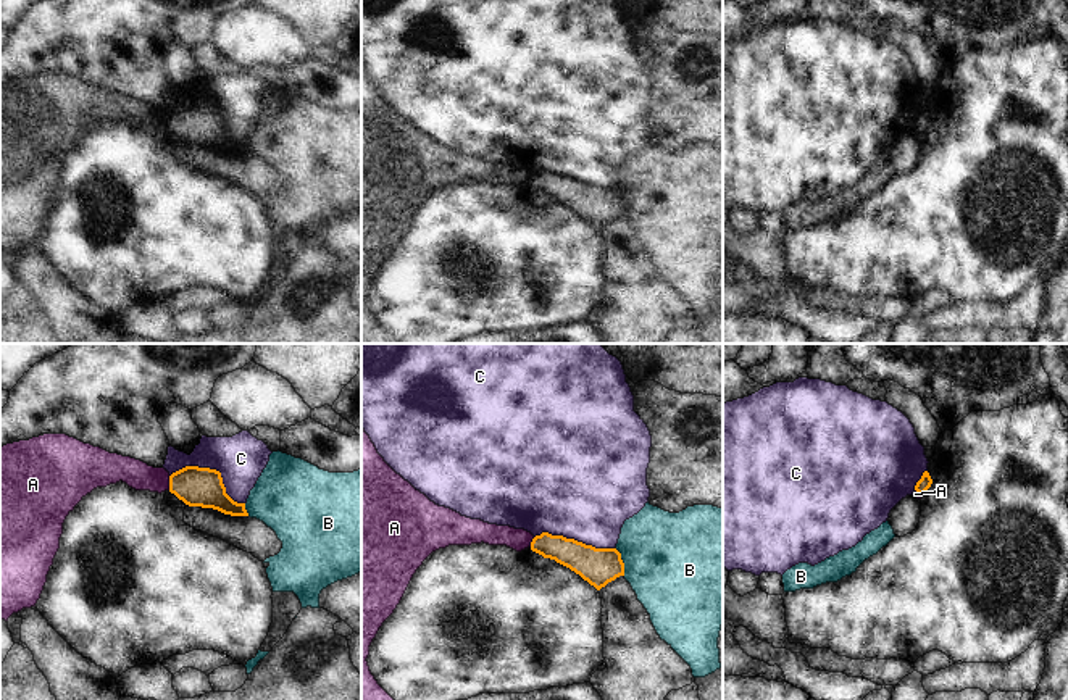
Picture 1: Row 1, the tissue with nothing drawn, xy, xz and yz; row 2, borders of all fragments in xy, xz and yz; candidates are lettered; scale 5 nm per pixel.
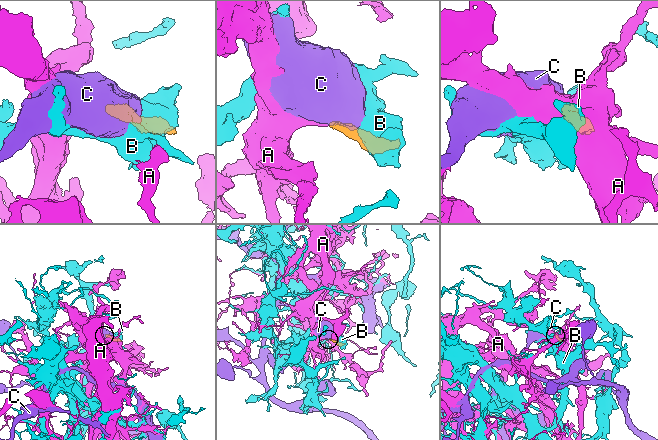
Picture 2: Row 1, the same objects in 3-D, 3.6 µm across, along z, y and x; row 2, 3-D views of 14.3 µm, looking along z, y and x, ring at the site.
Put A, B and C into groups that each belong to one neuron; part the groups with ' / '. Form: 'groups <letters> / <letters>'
groups A / B / C

